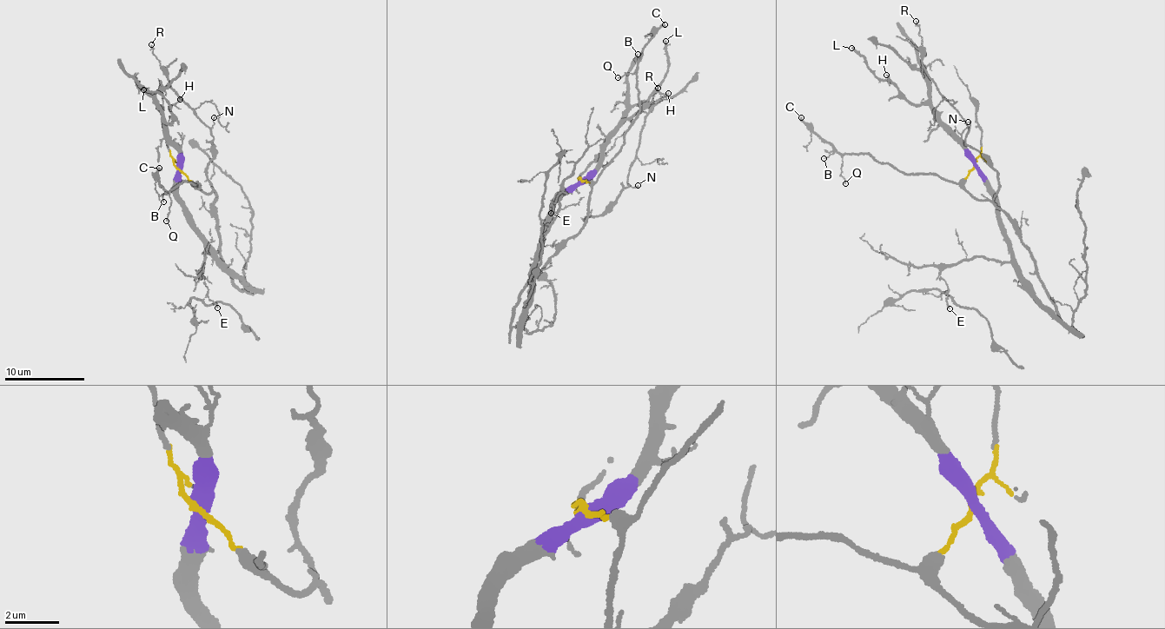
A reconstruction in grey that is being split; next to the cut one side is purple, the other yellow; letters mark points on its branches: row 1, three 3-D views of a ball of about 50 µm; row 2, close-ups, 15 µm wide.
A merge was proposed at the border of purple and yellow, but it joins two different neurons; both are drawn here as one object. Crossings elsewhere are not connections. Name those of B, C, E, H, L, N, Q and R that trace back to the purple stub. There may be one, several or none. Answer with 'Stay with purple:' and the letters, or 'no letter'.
Stay with purple: E, H, L

